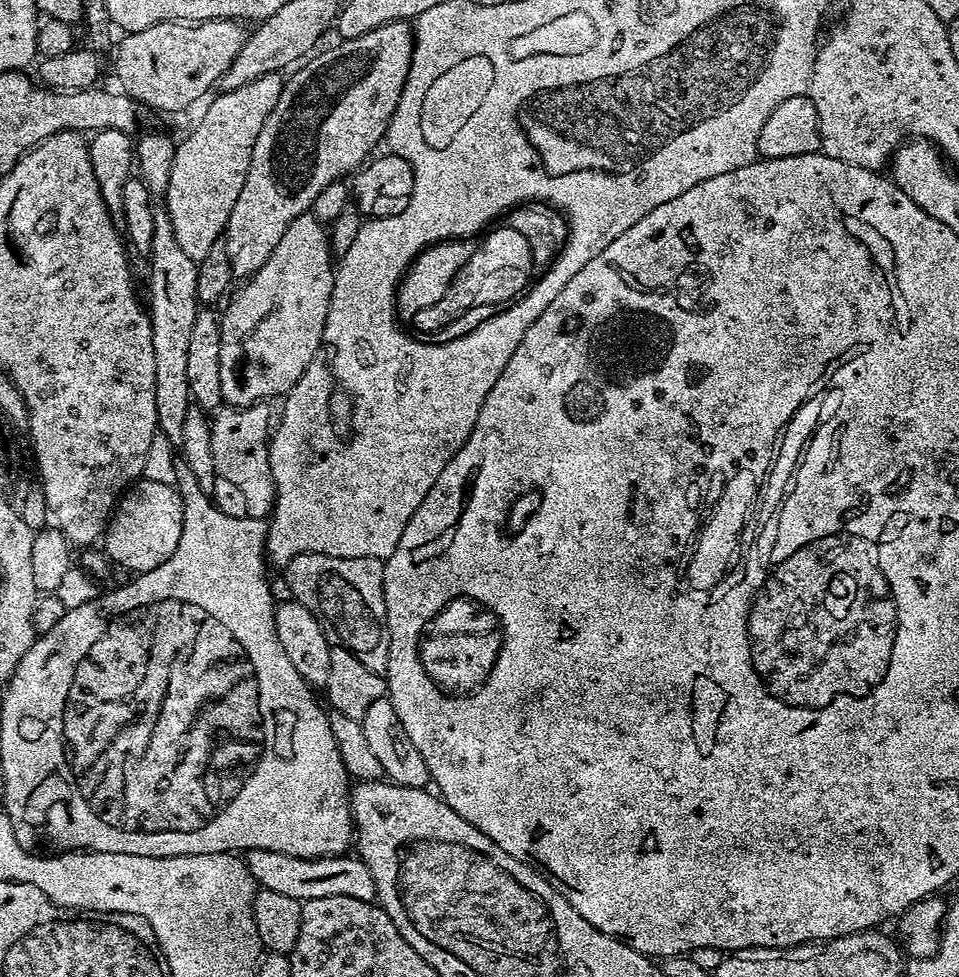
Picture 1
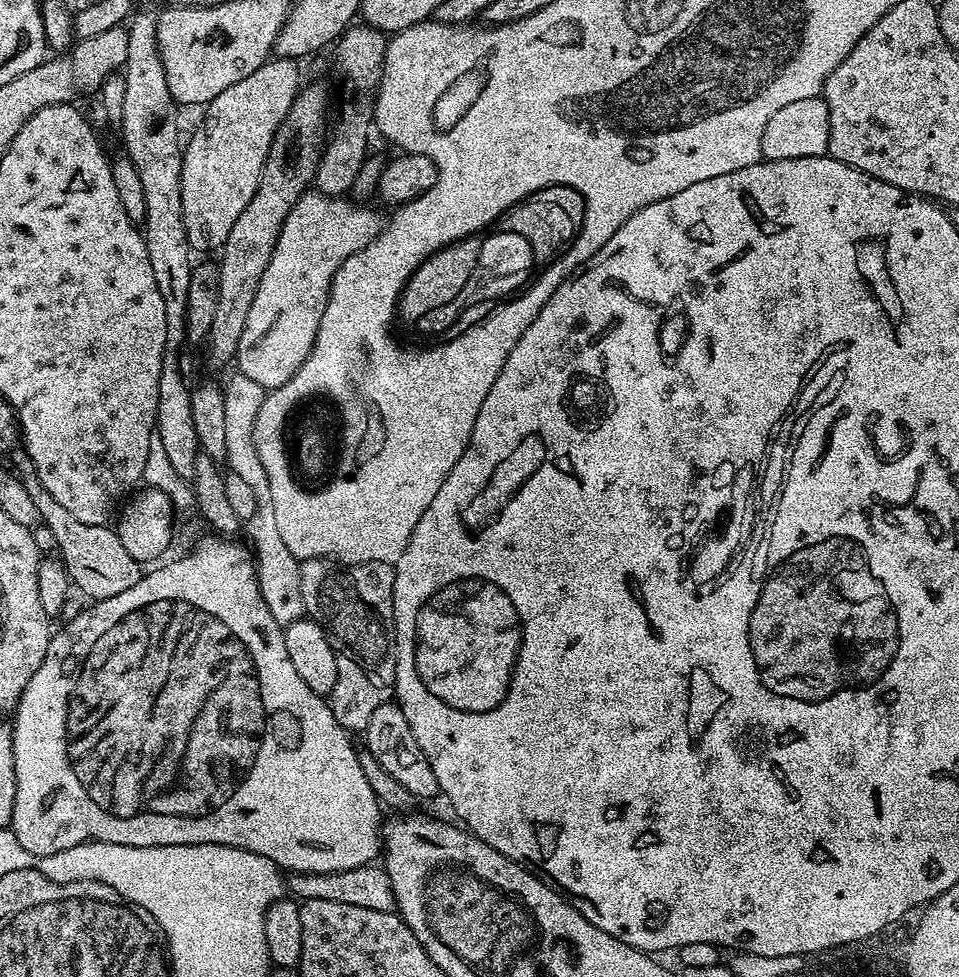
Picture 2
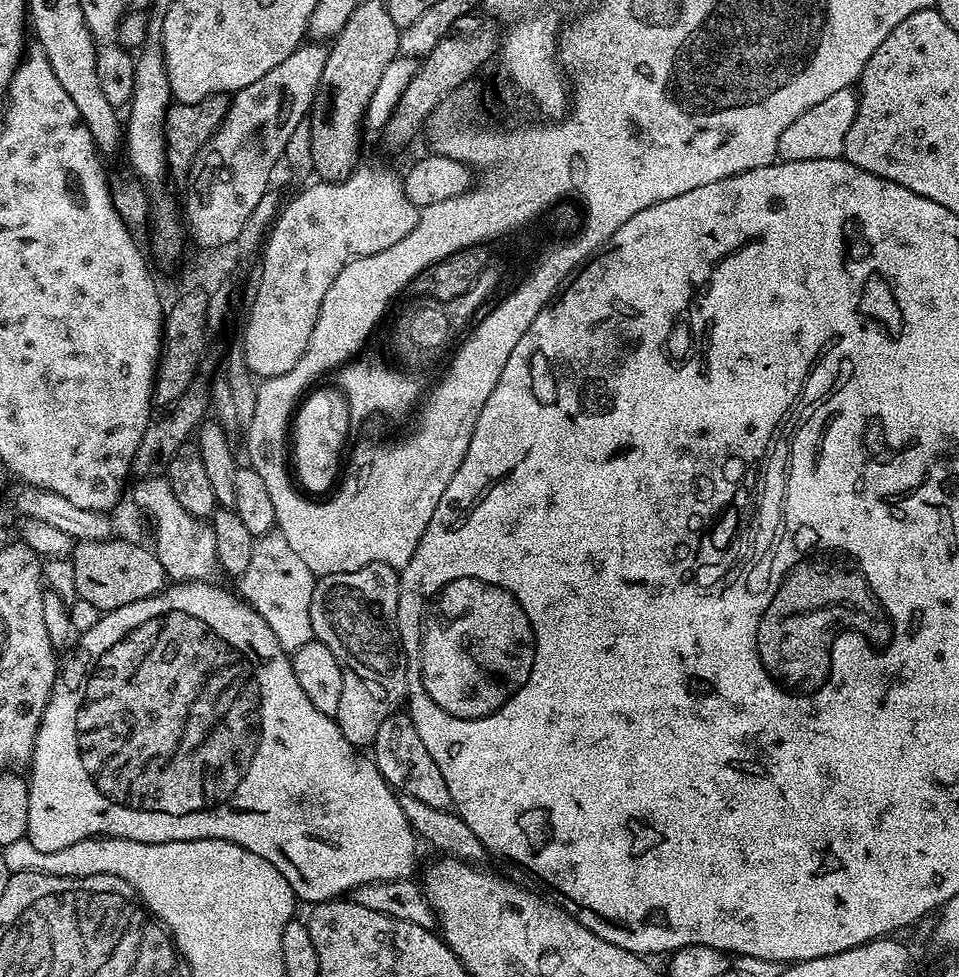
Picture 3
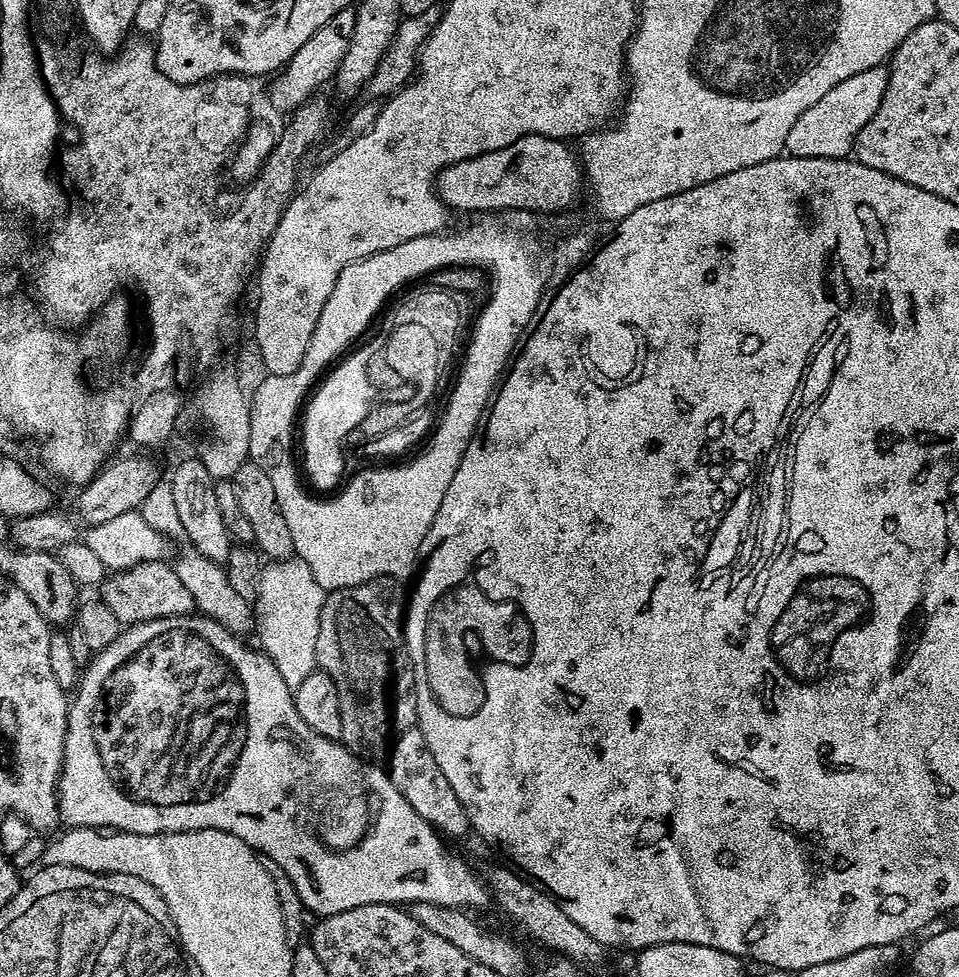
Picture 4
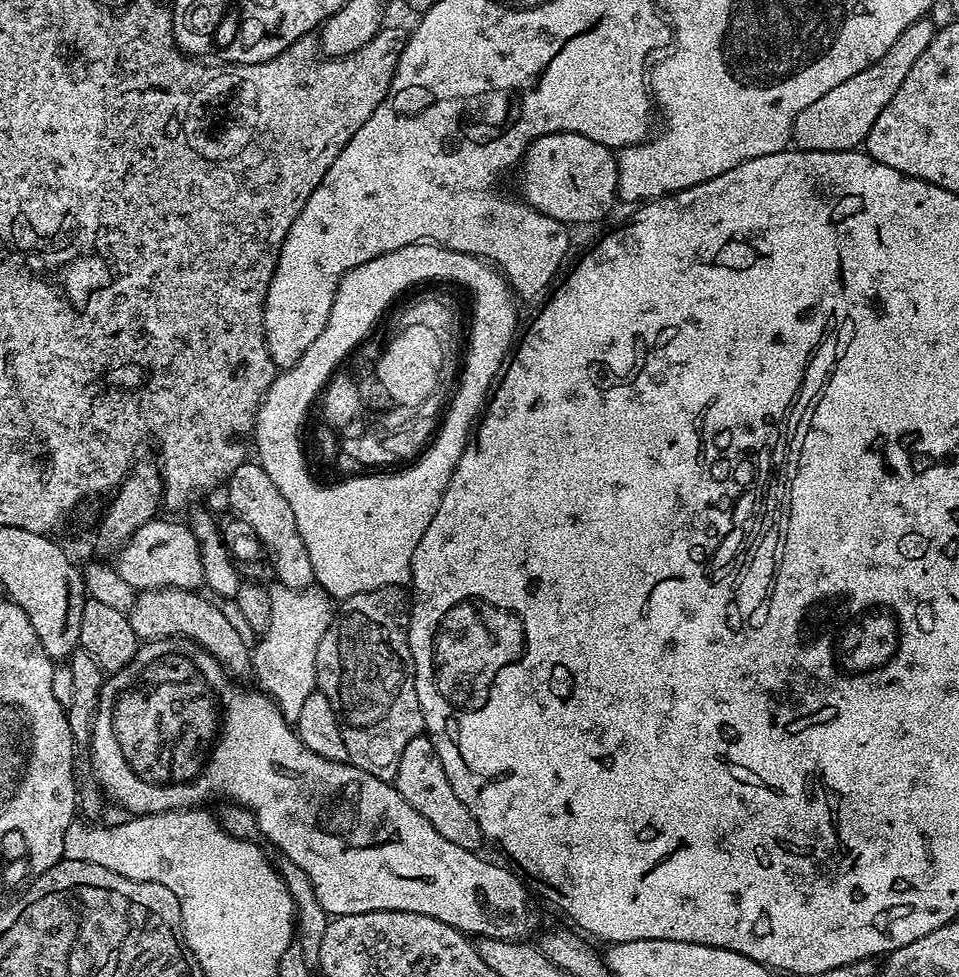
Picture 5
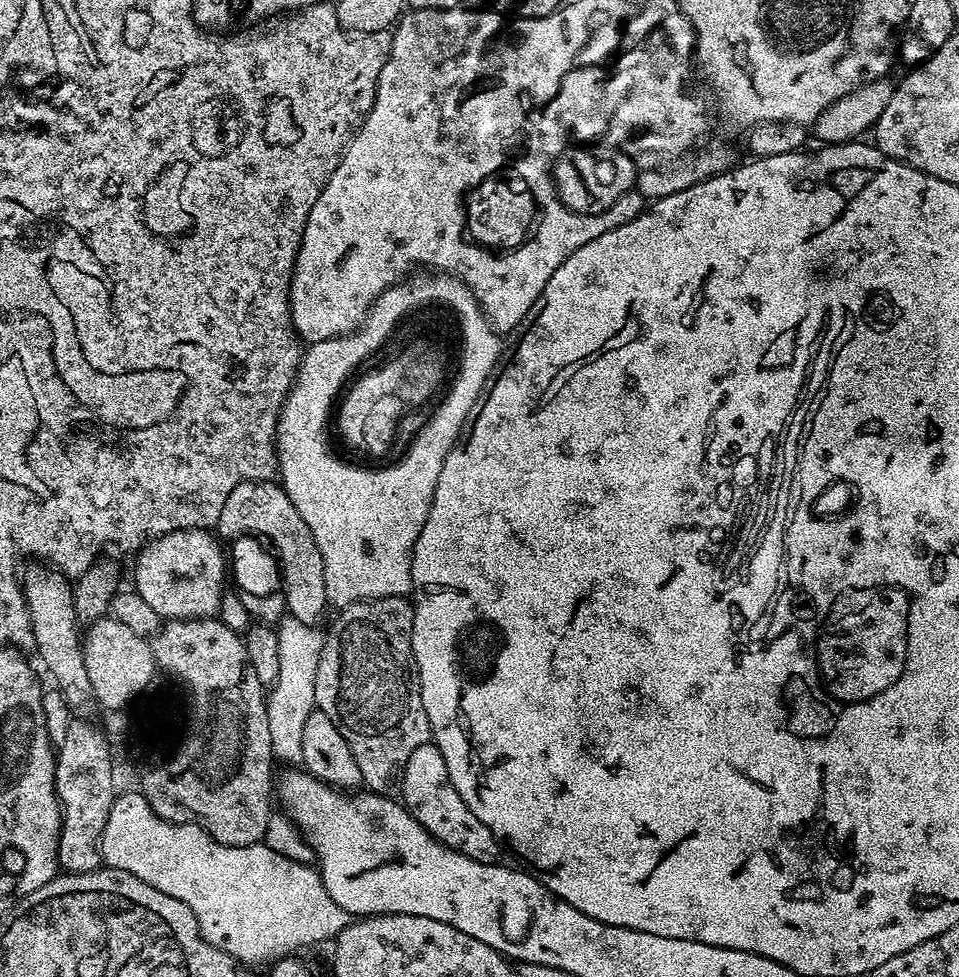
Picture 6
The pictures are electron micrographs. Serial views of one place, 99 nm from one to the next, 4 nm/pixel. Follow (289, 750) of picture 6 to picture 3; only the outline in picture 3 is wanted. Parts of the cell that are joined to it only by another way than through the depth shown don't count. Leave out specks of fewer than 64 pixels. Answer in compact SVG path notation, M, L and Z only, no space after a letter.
M273 530L255 537L250 566L246 566L243 576L239 577L238 592L251 604L252 609L266 618L270 630L274 630L274 638L278 638L284 651L291 654L314 638L310 622L310 598L314 598L317 579L310 566L298 558L290 542L286 542L284 535Z

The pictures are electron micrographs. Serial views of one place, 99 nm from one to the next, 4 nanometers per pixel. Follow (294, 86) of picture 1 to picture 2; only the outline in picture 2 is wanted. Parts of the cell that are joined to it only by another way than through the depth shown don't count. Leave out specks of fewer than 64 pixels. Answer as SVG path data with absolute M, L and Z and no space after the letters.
M305 83L294 98L284 121L278 126L274 138L270 142L270 150L266 154L266 162L262 170L262 178L258 182L258 190L254 190L254 198L250 198L250 206L242 210L238 222L230 229L230 238L226 238L223 248L219 249L218 267L218 311L214 313L214 326L210 326L210 334L206 341L208 348L208 364L212 368L224 368L236 359L238 342L242 338L242 330L246 330L246 317L250 314L250 306L254 303L254 294L258 294L258 282L262 282L262 274L272 257L274 246L278 242L278 234L295 206L316 178L316 167L320 161L320 153L324 150L324 142L330 131L330 112L328 116L328 92L320 84Z

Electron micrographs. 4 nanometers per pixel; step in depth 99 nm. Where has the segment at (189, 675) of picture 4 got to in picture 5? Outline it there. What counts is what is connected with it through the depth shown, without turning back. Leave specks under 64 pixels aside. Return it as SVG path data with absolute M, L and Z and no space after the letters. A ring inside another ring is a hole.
M169 638L167 640L150 640L141 643L139 647L137 647L131 662L129 662L126 667L121 668L120 671L111 673L111 675L105 679L104 685L100 687L100 697L98 698L98 706L96 707L96 717L92 719L92 738L90 747L92 747L92 768L96 771L97 782L95 781L95 783L99 785L102 792L102 787L104 787L105 793L103 792L103 795L105 797L108 795L110 799L117 800L117 802L128 811L125 813L131 814L132 816L147 816L150 812L196 810L201 806L207 805L204 804L207 800L216 800L219 796L224 799L224 802L231 802L233 805L248 809L249 812L253 812L253 814L256 815L259 835L261 837L265 836L274 847L280 848L281 854L284 855L298 871L304 872L305 878L308 879L309 886L312 887L313 898L320 903L322 911L329 912L327 914L329 917L335 918L338 916L345 916L346 914L366 914L367 912L413 912L414 914L426 914L430 918L438 918L438 922L446 922L450 926L454 926L458 931L465 933L472 938L489 936L490 938L502 938L503 940L524 940L525 937L527 937L527 932L532 928L532 912L528 909L529 889L526 887L525 881L521 879L511 867L508 867L508 869L503 868L500 864L491 864L490 861L483 860L483 858L480 857L481 853L479 851L471 852L470 850L462 850L462 846L454 846L454 842L446 842L446 838L442 838L442 834L438 834L438 830L434 830L434 826L430 826L430 822L426 822L426 818L422 818L422 814L418 814L418 810L414 810L414 806L410 806L410 802L406 802L406 798L402 798L402 794L398 794L395 783L383 780L382 778L374 778L374 774L366 774L366 770L358 770L353 764L349 764L343 760L331 760L330 758L322 758L322 754L314 754L314 750L310 750L300 741L300 735L296 733L295 727L293 727L290 721L280 712L279 706L272 701L271 696L260 690L255 690L256 692L247 692L240 684L243 683L233 679L226 671L224 665L218 663L205 648L201 648L200 645L195 644L193 640ZM216 715L220 715L221 720L221 724L218 725L217 728Z

